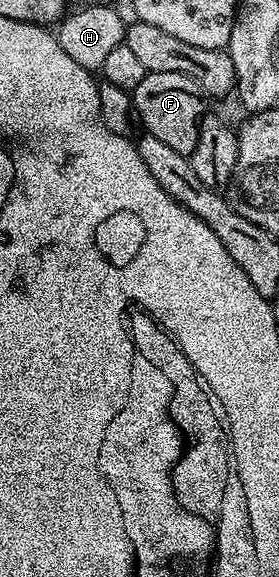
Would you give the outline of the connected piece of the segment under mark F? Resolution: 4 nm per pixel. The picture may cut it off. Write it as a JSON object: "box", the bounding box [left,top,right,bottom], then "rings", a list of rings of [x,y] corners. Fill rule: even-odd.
{"box":[133,72,209,158],"rings":[[[148,72],[145,78],[141,78],[141,86],[137,86],[133,93],[133,112],[138,122],[143,123],[141,128],[144,133],[189,158],[197,146],[199,123],[209,112],[207,102],[208,97],[193,78],[183,73]]]}

